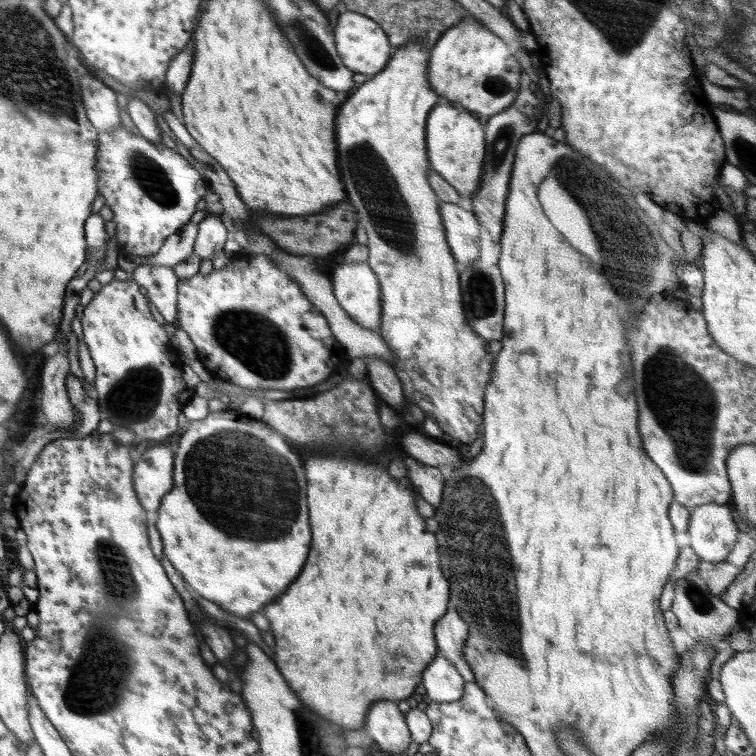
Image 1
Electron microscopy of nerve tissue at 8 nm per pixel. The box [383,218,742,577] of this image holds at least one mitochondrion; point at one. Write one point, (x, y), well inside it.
(679, 400)

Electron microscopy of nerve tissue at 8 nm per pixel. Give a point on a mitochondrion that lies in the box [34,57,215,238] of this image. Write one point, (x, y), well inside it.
(153, 178)

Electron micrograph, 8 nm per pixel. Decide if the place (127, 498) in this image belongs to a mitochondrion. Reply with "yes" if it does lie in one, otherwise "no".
no

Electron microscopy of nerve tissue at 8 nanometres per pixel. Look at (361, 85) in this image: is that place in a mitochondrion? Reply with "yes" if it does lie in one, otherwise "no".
no

